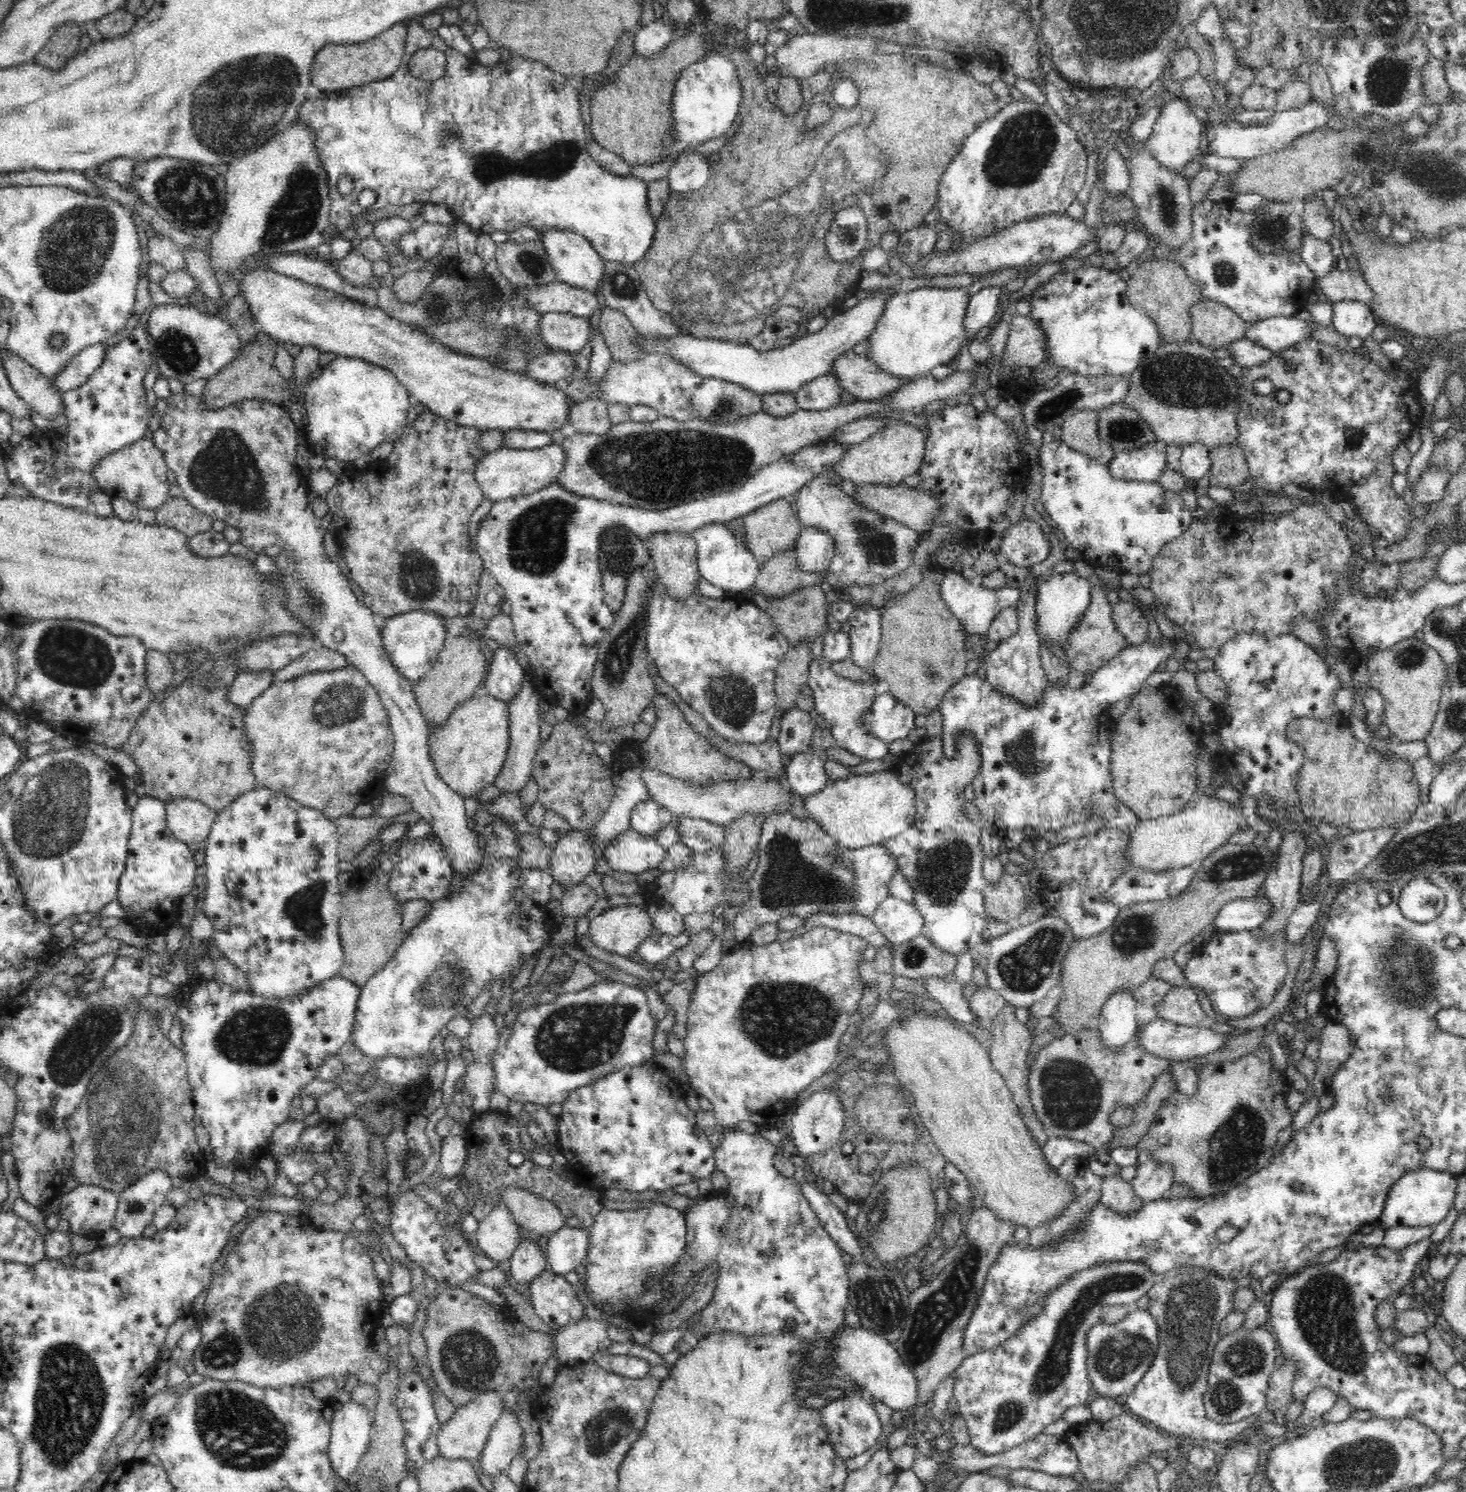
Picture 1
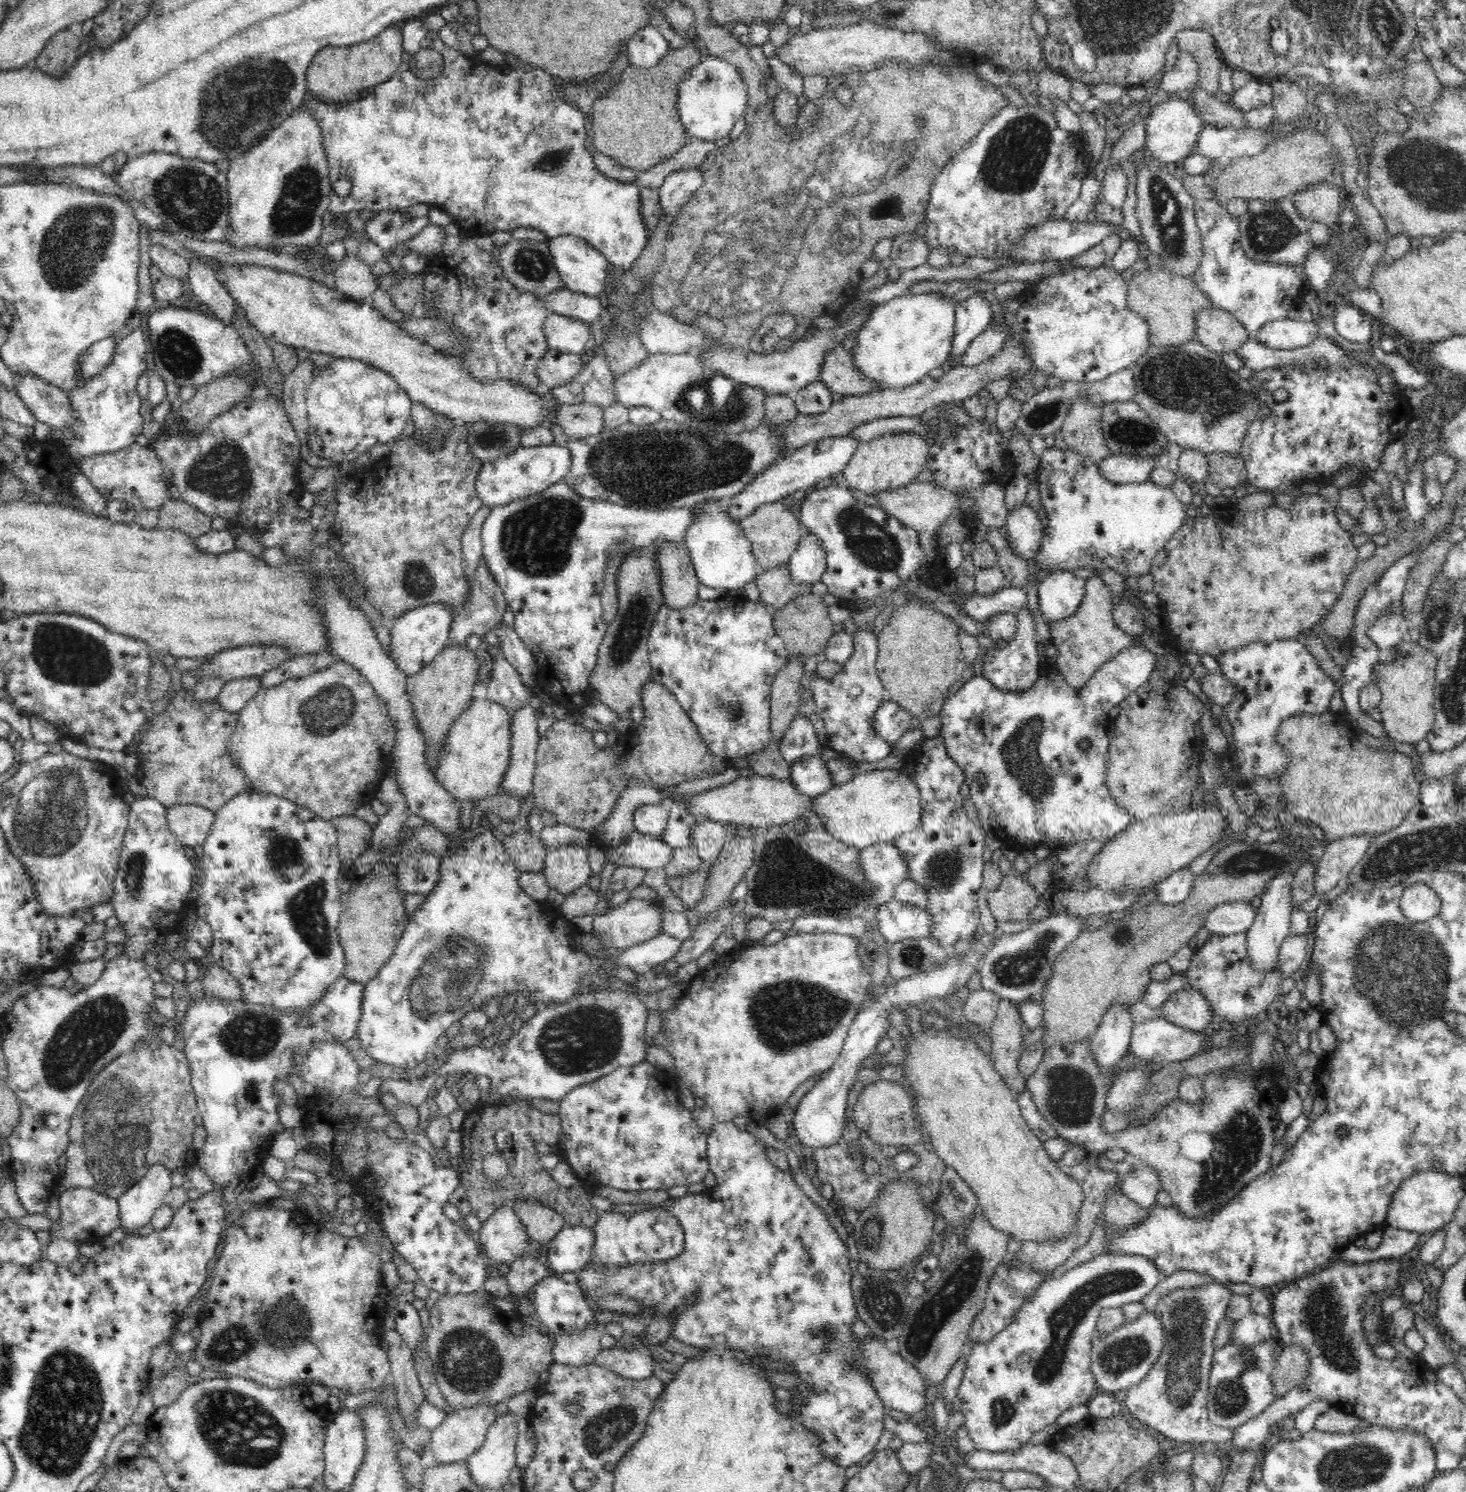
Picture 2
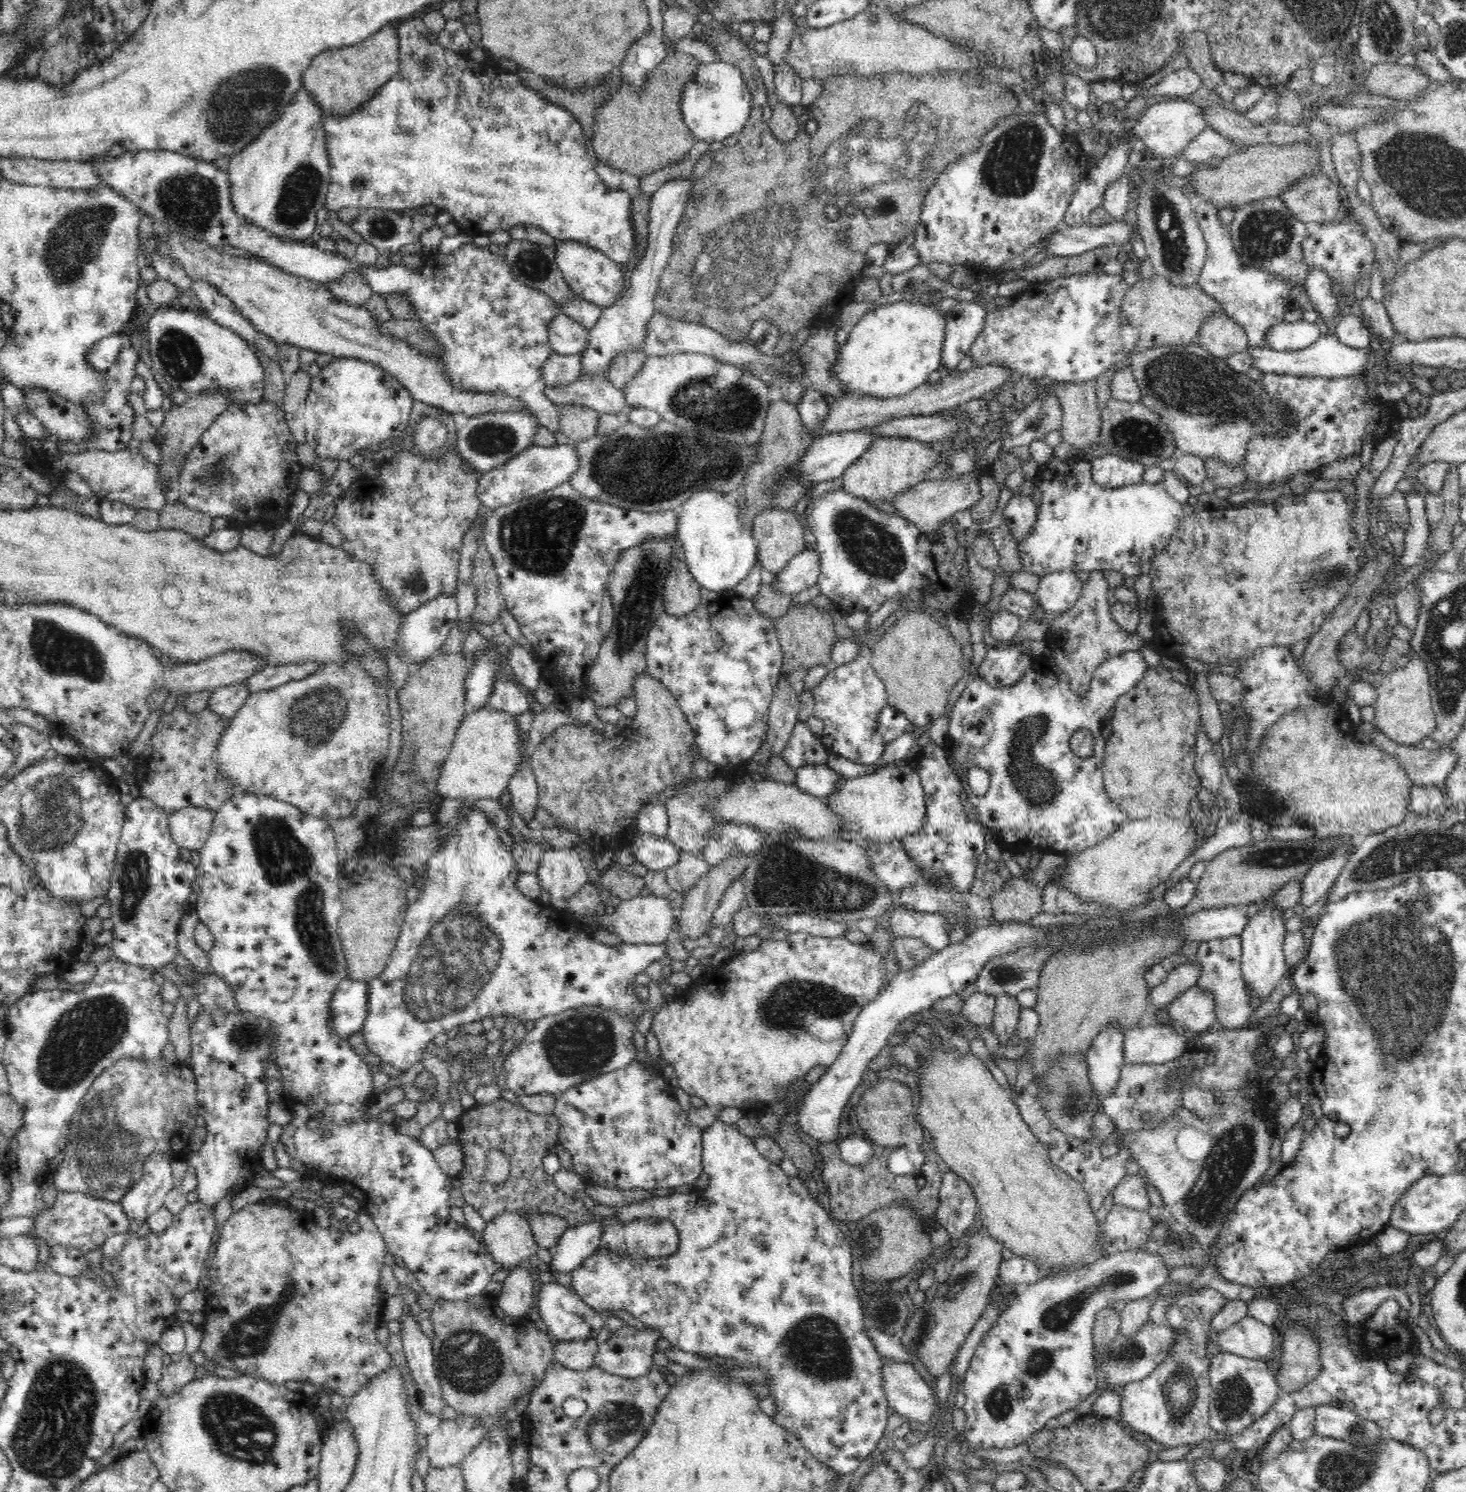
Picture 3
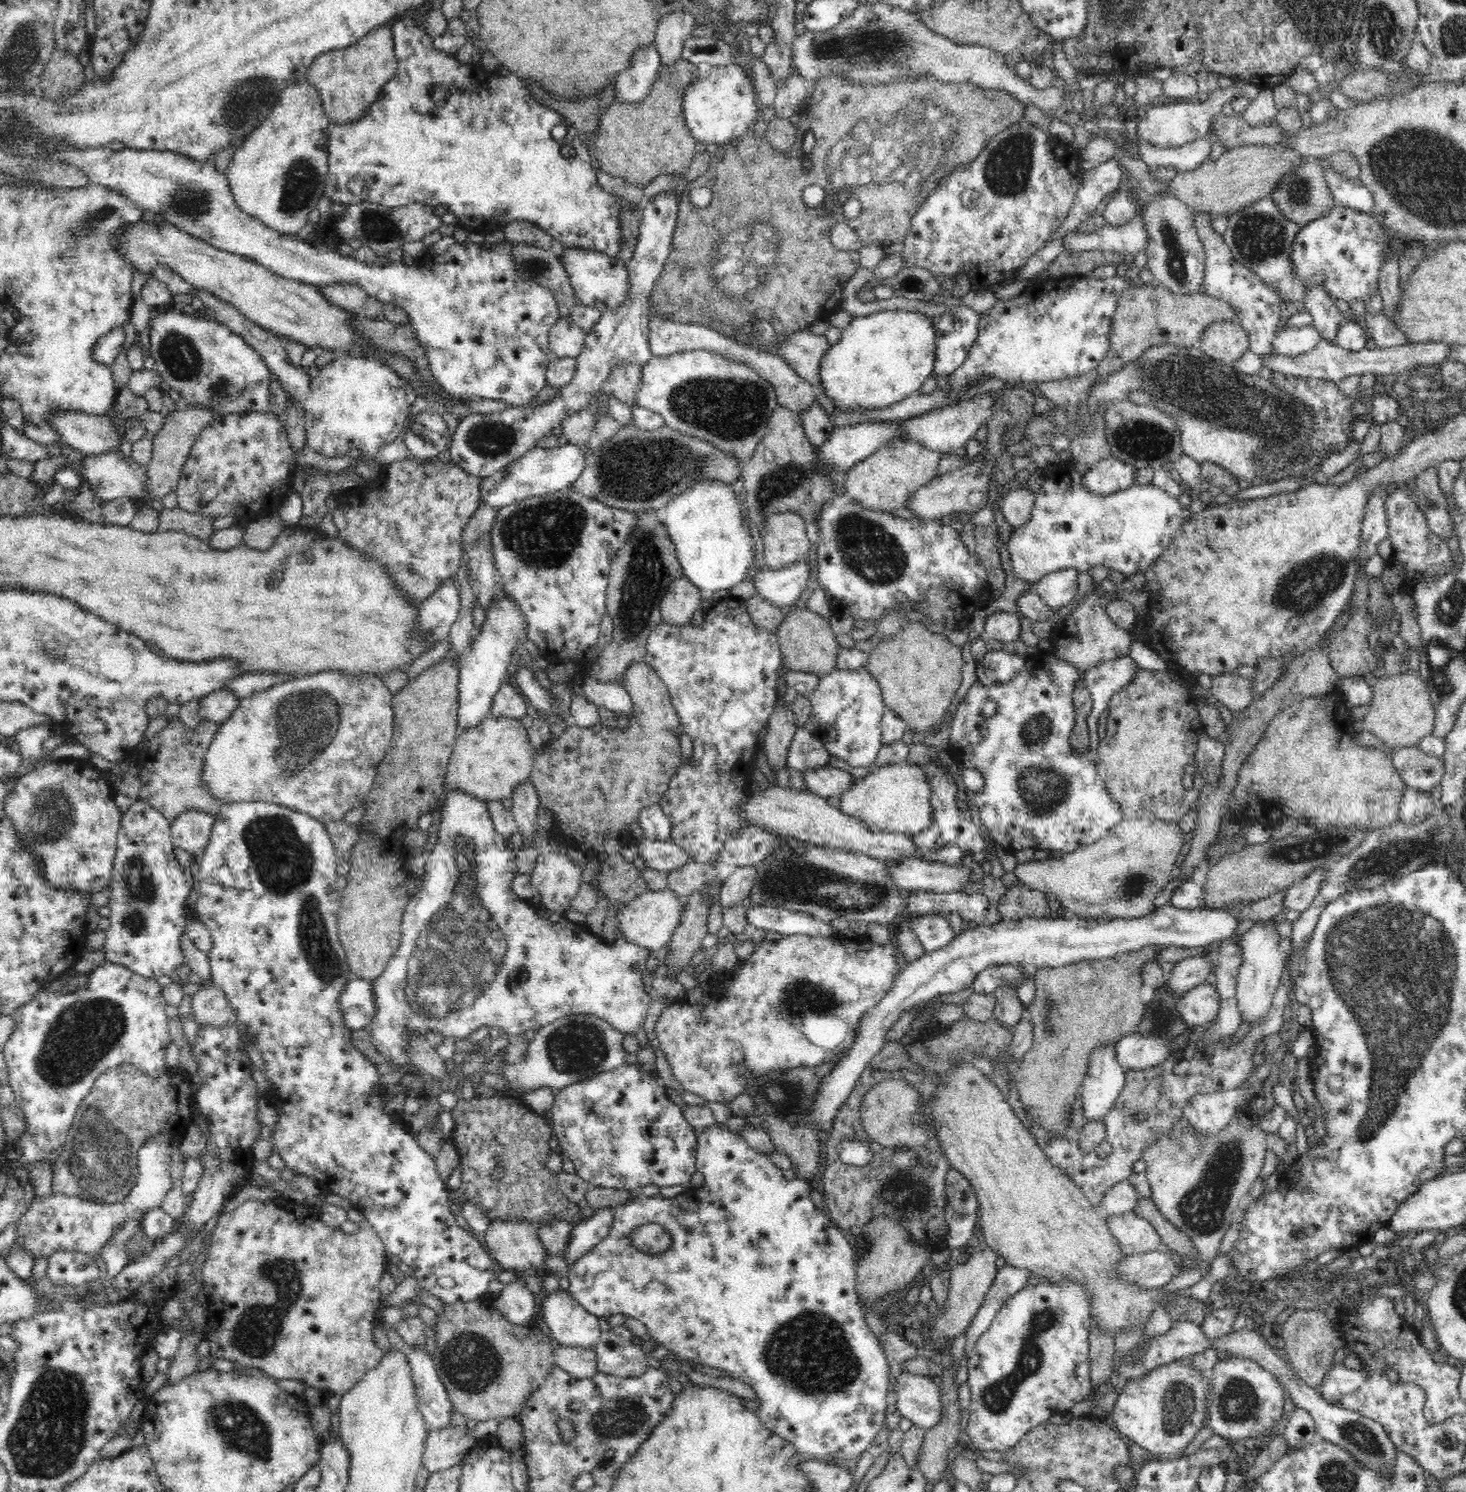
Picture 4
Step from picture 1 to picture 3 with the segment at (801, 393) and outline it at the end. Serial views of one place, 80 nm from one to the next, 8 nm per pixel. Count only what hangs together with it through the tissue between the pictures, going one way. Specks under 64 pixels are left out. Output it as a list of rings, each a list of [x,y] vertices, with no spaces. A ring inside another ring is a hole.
[[[808,387],[800,398],[800,404],[797,405],[802,424],[805,425],[807,433],[815,434],[816,439],[824,435],[820,433],[820,428],[822,428],[824,418],[830,410],[830,406],[824,397],[825,395],[819,390]]]

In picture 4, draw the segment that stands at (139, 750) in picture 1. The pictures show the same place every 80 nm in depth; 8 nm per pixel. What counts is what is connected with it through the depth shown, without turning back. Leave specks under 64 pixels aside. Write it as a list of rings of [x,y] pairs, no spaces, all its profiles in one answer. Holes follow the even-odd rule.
[[[176,716],[147,744],[148,747],[152,745],[151,750],[156,750],[156,755],[150,755],[152,774],[146,780],[148,784],[142,786],[139,799],[148,802],[150,806],[161,812],[170,824],[174,822],[178,814],[188,812],[188,810],[199,810],[215,816],[224,804],[208,791],[208,787],[202,783],[201,779],[203,756],[207,753],[214,734],[218,730],[220,730],[220,725],[207,721],[201,722],[195,730],[186,731],[180,721],[180,716]]]

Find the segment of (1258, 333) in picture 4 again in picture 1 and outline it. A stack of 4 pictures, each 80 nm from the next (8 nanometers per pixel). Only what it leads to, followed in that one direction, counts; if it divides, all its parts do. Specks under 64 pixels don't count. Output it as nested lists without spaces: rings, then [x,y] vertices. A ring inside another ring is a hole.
[[[1206,198],[1206,200],[1200,201],[1194,206],[1192,219],[1192,237],[1188,243],[1185,243],[1181,247],[1180,251],[1174,253],[1174,260],[1184,267],[1187,275],[1193,280],[1194,283],[1196,283],[1196,286],[1200,287],[1203,298],[1209,298],[1216,303],[1228,306],[1228,308],[1232,309],[1233,312],[1236,312],[1236,314],[1240,315],[1240,318],[1244,320],[1247,326],[1254,324],[1254,322],[1265,320],[1266,318],[1292,316],[1298,312],[1300,308],[1305,307],[1309,301],[1308,297],[1312,295],[1313,287],[1315,283],[1317,283],[1314,273],[1303,261],[1301,253],[1258,255],[1258,251],[1254,251],[1254,249],[1252,249],[1252,245],[1250,245],[1250,225],[1254,222],[1254,220],[1256,220],[1256,211],[1238,211],[1234,209],[1233,204],[1230,204],[1228,200],[1226,200],[1226,202],[1214,202]]]

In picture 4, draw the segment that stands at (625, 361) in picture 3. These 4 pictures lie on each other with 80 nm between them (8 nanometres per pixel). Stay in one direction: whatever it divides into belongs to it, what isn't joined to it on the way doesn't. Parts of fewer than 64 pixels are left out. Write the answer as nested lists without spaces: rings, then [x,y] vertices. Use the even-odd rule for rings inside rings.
[[[624,364],[614,368],[608,376],[606,387],[618,400],[632,407],[636,402],[638,384],[643,367],[639,364]]]

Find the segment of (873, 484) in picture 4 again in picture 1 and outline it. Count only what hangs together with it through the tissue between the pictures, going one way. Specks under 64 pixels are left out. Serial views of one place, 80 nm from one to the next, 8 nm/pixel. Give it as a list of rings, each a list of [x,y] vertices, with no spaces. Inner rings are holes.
[[[892,422],[890,426],[880,428],[868,440],[854,445],[847,450],[844,458],[834,466],[835,474],[842,480],[851,479],[855,486],[880,484],[899,485],[904,478],[918,473],[925,456],[926,434],[910,423]]]

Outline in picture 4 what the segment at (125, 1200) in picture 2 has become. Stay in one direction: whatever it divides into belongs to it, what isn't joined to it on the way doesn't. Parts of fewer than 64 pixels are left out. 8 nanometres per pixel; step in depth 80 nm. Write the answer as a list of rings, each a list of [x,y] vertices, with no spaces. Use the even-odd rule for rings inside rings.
[[[158,1134],[154,1138],[148,1138],[138,1154],[138,1178],[134,1189],[130,1192],[127,1200],[132,1203],[135,1211],[139,1210],[146,1214],[162,1207],[168,1192],[172,1190],[171,1178],[171,1137],[168,1134]]]

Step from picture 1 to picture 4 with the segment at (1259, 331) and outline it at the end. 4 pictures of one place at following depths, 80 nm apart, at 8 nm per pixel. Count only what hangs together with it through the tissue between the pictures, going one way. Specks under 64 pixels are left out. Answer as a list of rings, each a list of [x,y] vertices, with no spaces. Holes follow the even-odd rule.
[[[1311,325],[1287,327],[1276,332],[1272,350],[1276,354],[1296,358],[1306,352],[1312,352],[1321,342],[1321,334]]]

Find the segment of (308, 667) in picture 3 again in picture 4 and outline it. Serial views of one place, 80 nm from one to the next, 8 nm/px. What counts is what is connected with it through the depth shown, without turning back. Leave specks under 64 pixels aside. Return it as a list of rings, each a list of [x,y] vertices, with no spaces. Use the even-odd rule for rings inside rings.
[[[246,673],[244,676],[234,678],[228,682],[224,689],[234,693],[238,699],[244,699],[256,695],[258,692],[268,690],[276,684],[292,680],[290,675],[276,675],[274,673]]]

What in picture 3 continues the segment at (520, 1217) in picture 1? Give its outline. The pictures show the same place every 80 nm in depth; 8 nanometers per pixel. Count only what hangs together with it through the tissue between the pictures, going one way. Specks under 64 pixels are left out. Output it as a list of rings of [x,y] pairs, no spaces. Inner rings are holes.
[[[535,1213],[534,1215],[524,1215],[532,1227],[534,1241],[542,1246],[553,1250],[562,1238],[563,1232],[569,1227],[568,1221],[562,1217],[548,1213]]]

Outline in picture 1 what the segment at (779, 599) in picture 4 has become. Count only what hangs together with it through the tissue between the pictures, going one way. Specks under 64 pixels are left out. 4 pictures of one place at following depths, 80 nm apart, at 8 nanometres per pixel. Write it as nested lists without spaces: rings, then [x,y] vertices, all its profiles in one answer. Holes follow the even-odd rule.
[[[819,528],[801,529],[795,559],[802,572],[825,572],[835,553],[834,539]]]

